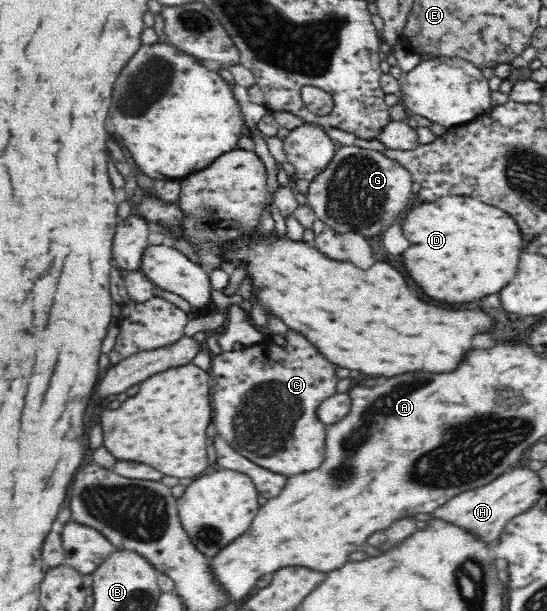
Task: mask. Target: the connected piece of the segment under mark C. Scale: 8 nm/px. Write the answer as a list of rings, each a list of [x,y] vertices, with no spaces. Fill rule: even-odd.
[[[290,329],[285,339],[285,348],[267,338],[261,343],[244,346],[240,350],[226,353],[223,351],[222,355],[211,358],[212,365],[209,369],[210,377],[216,381],[216,393],[212,393],[212,403],[216,405],[214,425],[218,433],[234,447],[234,451],[238,451],[246,459],[288,479],[314,471],[323,462],[326,425],[317,418],[317,409],[324,399],[336,395],[338,379],[334,373],[336,365],[328,363],[308,343],[308,339]]]

